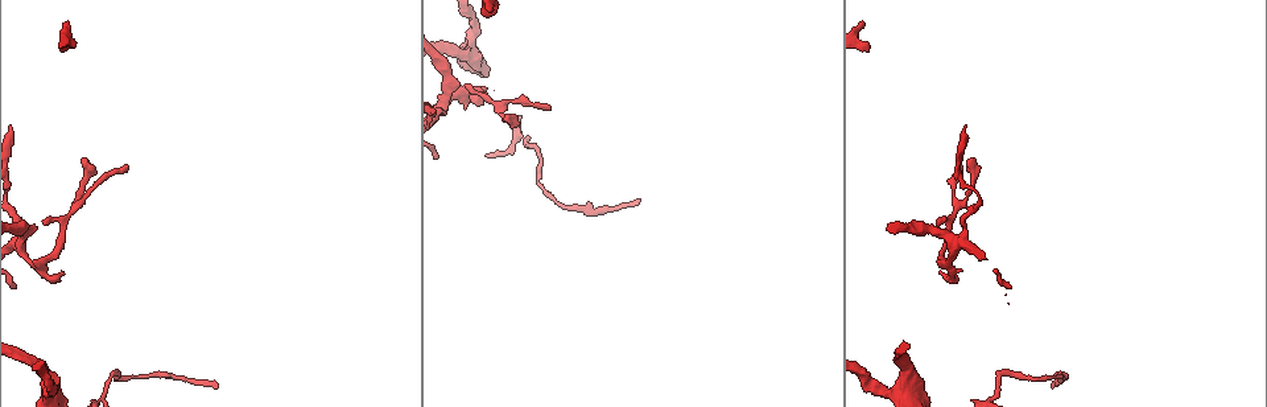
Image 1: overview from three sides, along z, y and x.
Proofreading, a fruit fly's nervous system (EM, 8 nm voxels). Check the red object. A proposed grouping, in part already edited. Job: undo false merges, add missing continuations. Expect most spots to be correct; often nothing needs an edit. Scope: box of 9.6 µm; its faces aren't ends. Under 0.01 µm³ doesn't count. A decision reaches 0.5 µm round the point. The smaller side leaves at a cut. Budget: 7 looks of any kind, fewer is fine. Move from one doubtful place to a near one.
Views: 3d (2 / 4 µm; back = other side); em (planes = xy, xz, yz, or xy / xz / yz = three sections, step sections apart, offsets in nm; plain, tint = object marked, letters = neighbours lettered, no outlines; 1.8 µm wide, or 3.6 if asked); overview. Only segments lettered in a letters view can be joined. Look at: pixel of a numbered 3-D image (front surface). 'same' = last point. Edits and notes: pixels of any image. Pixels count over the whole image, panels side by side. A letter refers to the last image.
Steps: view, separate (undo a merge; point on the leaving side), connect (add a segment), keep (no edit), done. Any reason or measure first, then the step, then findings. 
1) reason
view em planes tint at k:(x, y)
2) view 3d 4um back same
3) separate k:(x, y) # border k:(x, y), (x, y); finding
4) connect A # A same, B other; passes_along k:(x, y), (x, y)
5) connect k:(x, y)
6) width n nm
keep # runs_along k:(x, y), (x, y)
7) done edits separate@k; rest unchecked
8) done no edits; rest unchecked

thick turns thin
view em planes letters at 1:(49, 393)

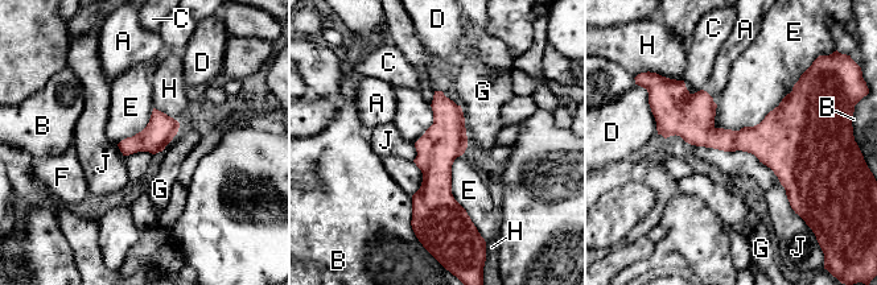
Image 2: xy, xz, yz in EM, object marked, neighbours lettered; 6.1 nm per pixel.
longest_contact E 600 nm
keep # A other, B other, C other, D other, E other, F other, G other, H other, J other; all the same neuron

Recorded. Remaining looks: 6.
tapers out
view em planes letters at 1:(64, 275)

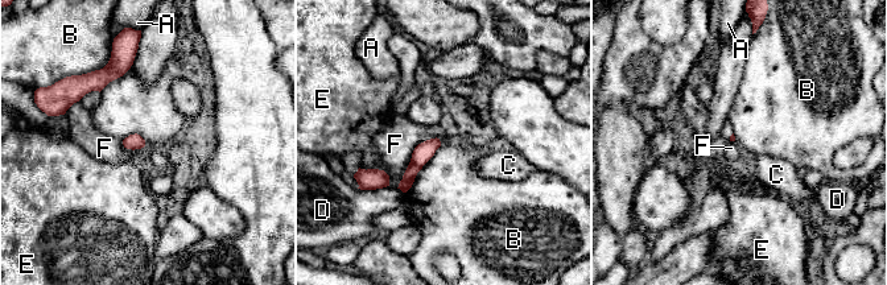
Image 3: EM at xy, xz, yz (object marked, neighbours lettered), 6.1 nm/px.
keep # A other, B other, C other, D other, E other, F other; runs_along 3:(436, 141), (419, 158), (404, 188); no lettered segment goes on from it

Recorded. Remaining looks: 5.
tapers out
view em planes letters at 1:(865, 22)

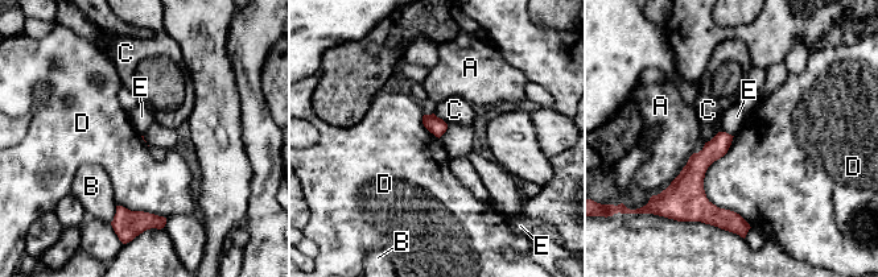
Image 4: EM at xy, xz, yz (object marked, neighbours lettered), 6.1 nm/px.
longest_contact D 550 nm
keep # A other, B other, C other, D other, E other; border 4:(733, 136), (704, 193), (750, 227); no lettered segment goes on from it

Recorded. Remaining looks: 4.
done no edits; rest unchecked

